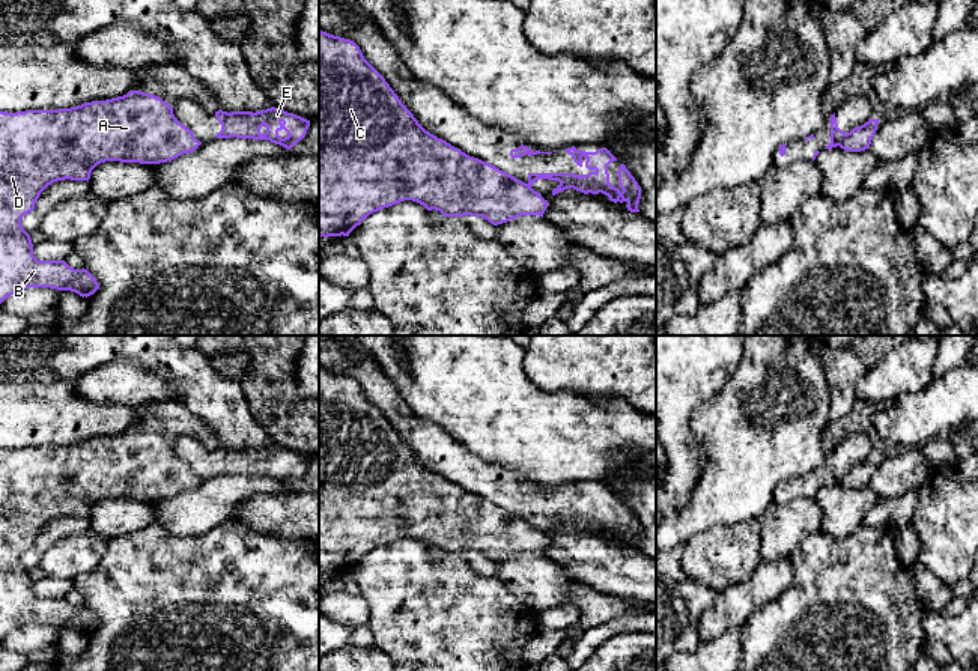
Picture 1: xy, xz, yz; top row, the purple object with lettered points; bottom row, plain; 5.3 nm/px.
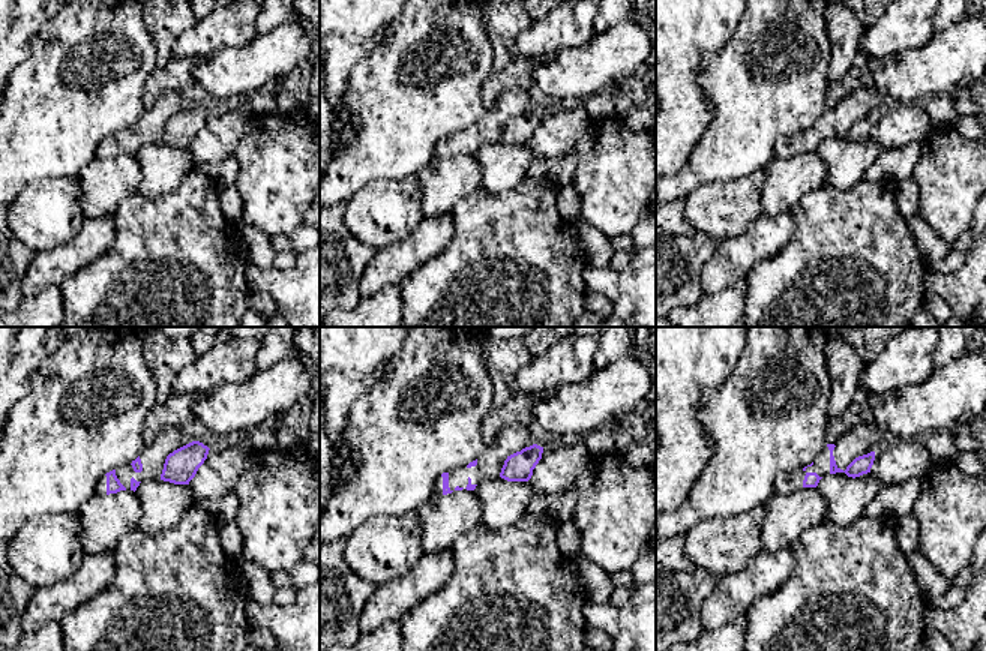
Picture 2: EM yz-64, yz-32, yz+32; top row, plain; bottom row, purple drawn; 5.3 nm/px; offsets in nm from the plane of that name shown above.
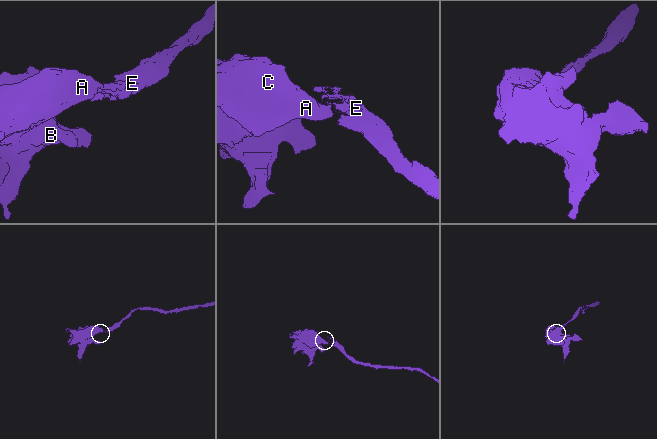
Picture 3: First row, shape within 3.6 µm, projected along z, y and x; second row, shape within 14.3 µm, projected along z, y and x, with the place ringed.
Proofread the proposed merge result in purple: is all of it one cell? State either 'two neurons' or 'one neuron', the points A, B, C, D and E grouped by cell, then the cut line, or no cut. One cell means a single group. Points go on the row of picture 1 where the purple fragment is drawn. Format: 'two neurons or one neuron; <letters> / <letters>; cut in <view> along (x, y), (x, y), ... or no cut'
two neurons; A B C D / E; cut in yz along (846, 134), (838, 145)

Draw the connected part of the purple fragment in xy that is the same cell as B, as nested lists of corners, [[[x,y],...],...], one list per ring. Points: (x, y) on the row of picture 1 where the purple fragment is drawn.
[[[129,90],[123,96],[84,102],[71,108],[26,110],[17,113],[0,111],[0,304],[11,295],[29,287],[50,287],[71,290],[80,296],[90,296],[99,283],[87,269],[74,269],[65,260],[38,260],[33,256],[30,235],[21,220],[35,209],[41,193],[57,181],[87,181],[92,170],[105,161],[159,164],[196,150],[199,141],[190,128],[182,125],[170,107],[159,96],[141,90]]]

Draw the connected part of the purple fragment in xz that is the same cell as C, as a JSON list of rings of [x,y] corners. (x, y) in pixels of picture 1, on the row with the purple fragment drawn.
[[[319,30],[319,236],[349,236],[349,233],[370,214],[405,200],[417,202],[427,211],[439,211],[442,217],[483,217],[494,226],[507,223],[522,215],[543,217],[548,208],[548,200],[545,200],[542,194],[534,191],[528,184],[516,179],[515,176],[497,169],[489,162],[466,155],[445,140],[438,138],[436,135],[426,131],[414,117],[414,114],[406,108],[406,105],[402,104],[385,78],[364,59],[360,47],[354,41]]]

